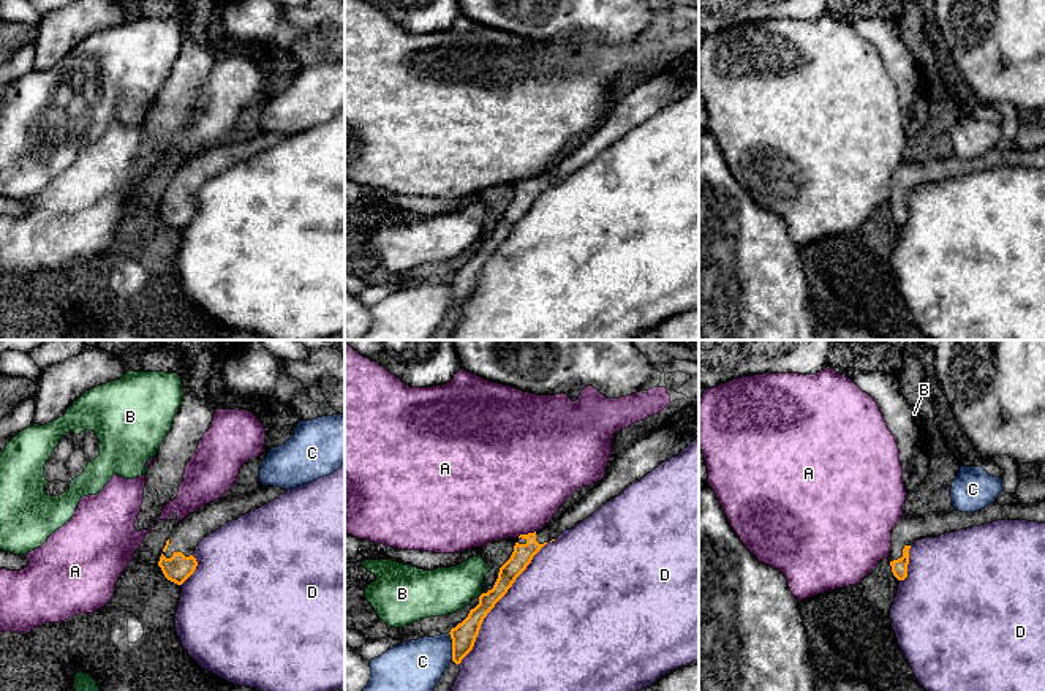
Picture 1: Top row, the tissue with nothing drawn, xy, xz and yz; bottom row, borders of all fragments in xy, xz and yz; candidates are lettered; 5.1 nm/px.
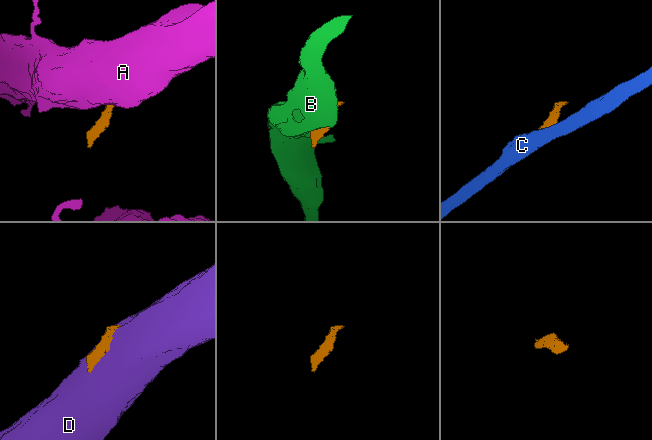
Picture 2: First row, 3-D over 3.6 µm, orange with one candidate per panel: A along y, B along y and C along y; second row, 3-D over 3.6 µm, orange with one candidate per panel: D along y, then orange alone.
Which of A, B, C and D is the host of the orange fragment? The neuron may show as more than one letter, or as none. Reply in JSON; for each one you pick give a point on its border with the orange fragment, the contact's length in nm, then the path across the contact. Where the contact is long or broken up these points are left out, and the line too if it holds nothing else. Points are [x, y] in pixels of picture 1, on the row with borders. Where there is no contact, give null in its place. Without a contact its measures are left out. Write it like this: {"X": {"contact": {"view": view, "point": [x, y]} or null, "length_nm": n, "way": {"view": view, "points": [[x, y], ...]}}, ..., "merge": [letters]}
{"merge": []}

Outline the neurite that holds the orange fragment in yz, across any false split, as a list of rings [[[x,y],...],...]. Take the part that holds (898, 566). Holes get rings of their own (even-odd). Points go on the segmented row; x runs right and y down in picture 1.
[[[1045,501],[1036,504],[998,504],[975,512],[961,512],[955,508],[945,512],[928,512],[923,515],[904,514],[892,530],[892,547],[888,561],[898,580],[907,577],[909,549],[923,538],[937,538],[945,533],[968,530],[998,520],[1026,520],[1045,523]]]

